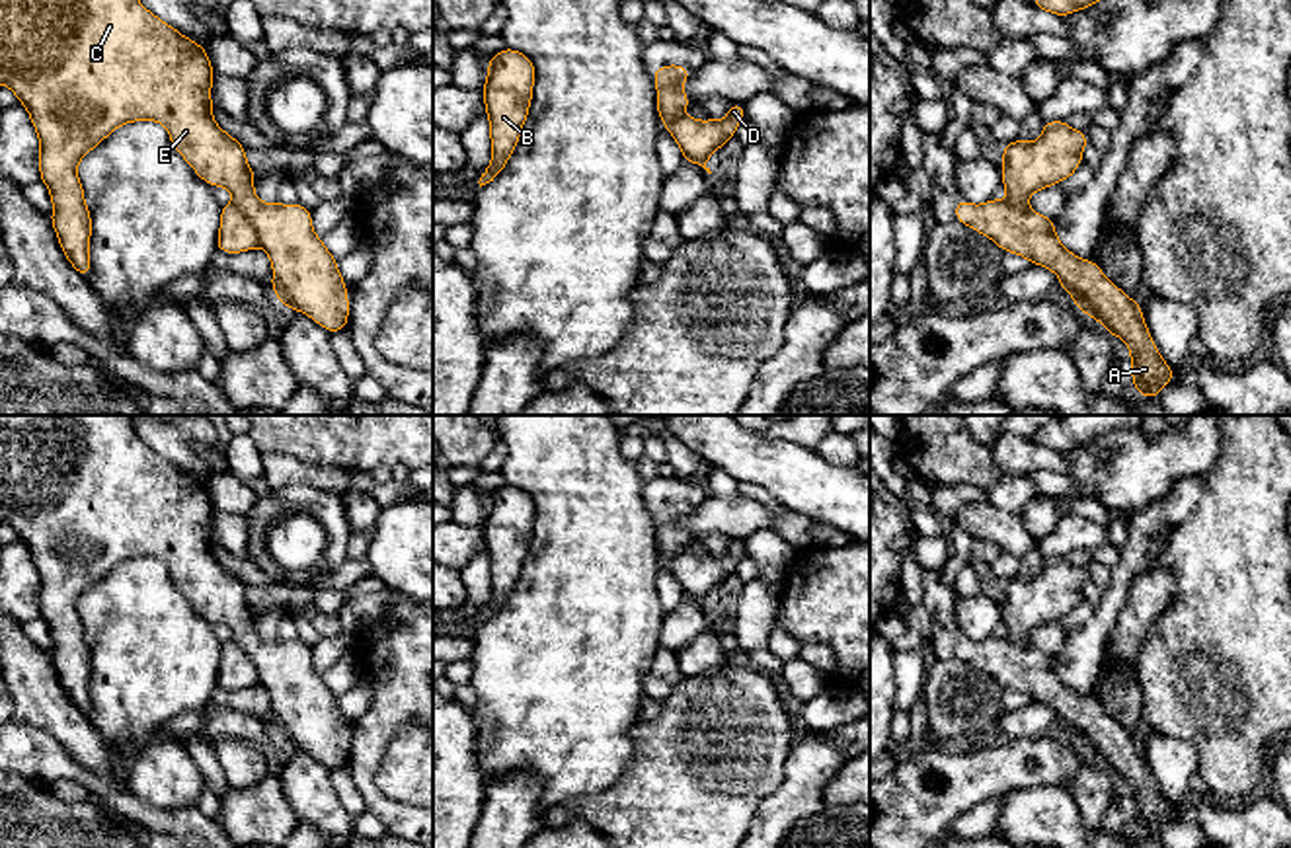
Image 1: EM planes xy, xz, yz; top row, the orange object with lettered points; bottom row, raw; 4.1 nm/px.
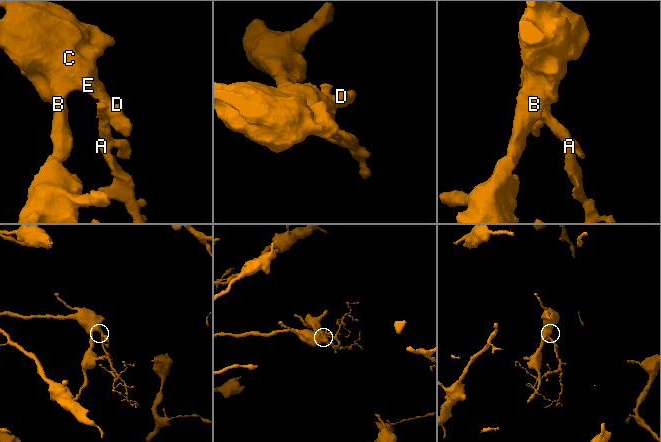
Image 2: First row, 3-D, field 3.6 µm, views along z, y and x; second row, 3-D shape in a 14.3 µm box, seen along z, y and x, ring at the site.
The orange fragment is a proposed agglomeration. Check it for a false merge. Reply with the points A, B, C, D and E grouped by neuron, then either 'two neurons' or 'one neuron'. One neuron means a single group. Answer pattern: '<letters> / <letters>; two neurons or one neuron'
A / B C D E; two neurons

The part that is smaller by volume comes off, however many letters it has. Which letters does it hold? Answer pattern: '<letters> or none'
A

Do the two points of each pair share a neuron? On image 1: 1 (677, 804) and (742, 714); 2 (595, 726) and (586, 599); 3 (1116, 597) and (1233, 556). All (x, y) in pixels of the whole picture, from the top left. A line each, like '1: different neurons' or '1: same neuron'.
1: same neuron
2: same neuron
3: different neurons

